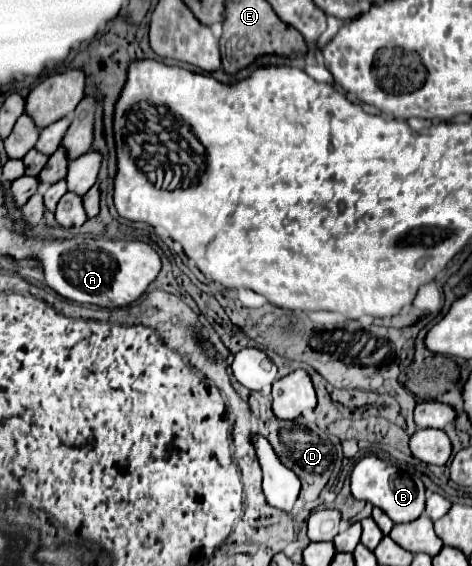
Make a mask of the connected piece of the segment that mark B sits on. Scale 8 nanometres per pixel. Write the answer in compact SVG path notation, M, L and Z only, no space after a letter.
M369 455L361 459L353 473L351 473L351 493L355 499L363 499L373 503L375 507L383 509L395 523L409 523L415 521L425 511L425 485L419 477L411 477L397 469L391 463L385 463L377 459L375 455Z

